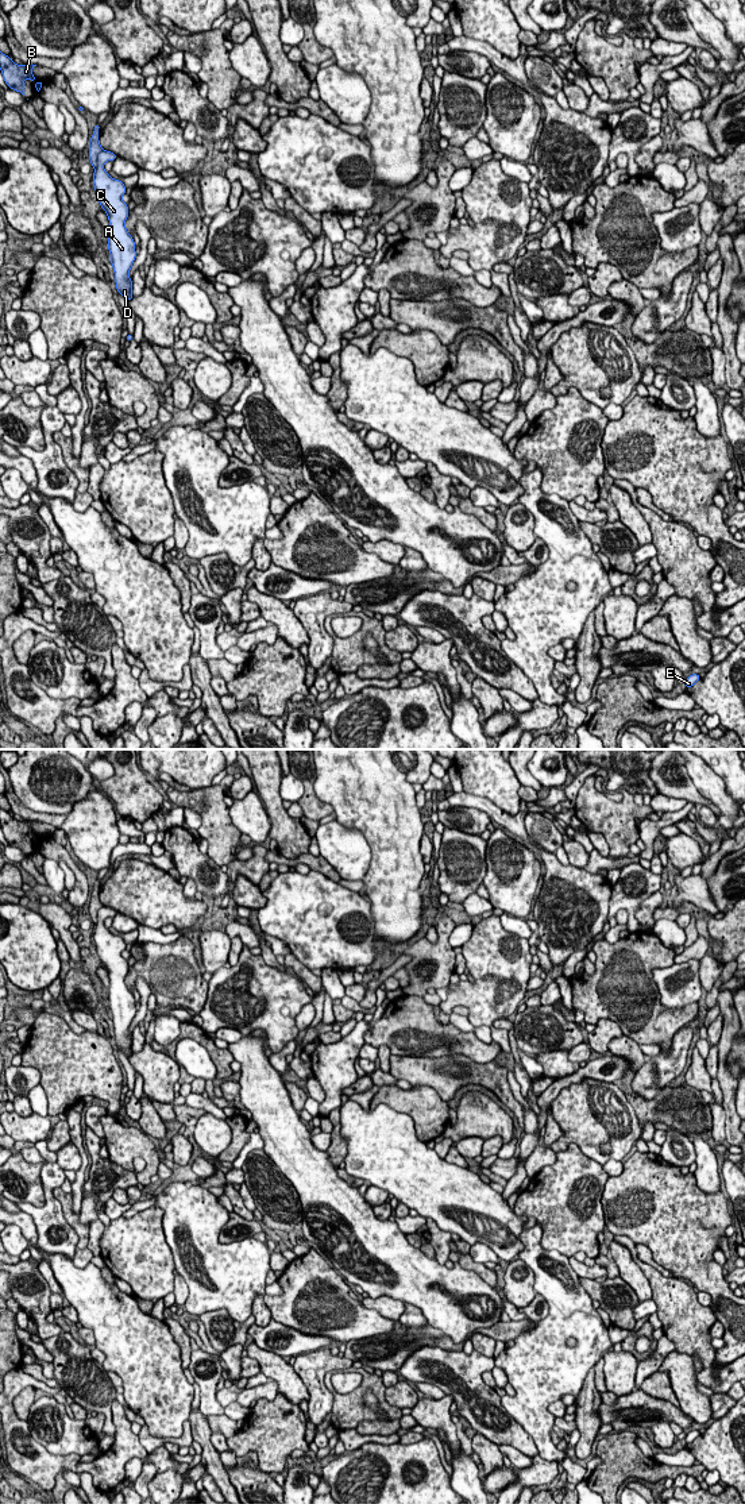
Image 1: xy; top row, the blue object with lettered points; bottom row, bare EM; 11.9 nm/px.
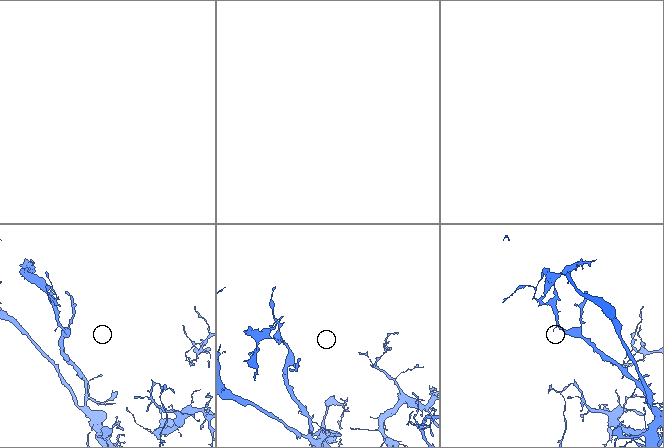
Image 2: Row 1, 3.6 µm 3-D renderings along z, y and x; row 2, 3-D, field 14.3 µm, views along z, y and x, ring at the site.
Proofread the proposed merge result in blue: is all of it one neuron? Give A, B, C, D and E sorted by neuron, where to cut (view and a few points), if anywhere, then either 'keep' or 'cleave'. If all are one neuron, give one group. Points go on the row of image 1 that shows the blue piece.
A C D E / B; cut in xy along (103, 150), (97, 157), (95, 168); cleave

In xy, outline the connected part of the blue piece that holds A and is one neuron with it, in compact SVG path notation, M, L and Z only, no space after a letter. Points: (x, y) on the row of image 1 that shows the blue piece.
M103 150L97 157L97 166L93 173L93 185L97 200L105 211L109 220L109 230L107 231L108 250L111 254L111 263L115 273L116 290L127 301L132 300L132 279L130 270L136 258L134 238L126 228L128 217L128 205L121 200L126 194L126 186L120 180L115 180L104 170L104 163L115 161L116 154Z

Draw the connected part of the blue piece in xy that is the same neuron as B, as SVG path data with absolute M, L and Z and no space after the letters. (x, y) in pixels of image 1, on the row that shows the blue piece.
M0 51L0 70L3 74L3 78L9 89L13 89L16 92L20 92L24 96L24 81L31 80L35 82L35 89L39 92L43 81L36 82L32 69L36 65L27 63L27 65L18 65L15 63L9 55L5 55Z

